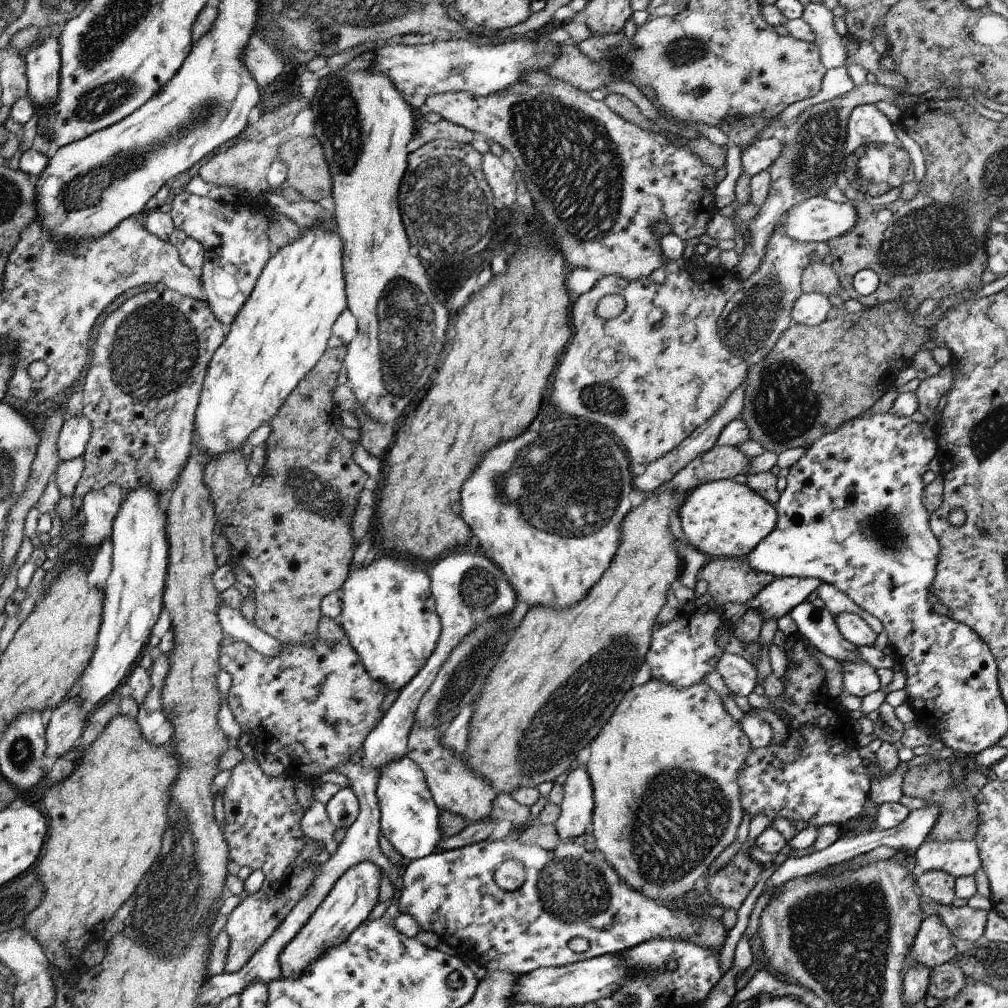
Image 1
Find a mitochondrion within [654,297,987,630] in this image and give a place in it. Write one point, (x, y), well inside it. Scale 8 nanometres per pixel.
(786, 404)

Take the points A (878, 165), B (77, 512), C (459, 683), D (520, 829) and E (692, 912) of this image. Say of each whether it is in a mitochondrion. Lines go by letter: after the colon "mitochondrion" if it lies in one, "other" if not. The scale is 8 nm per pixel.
A: mitochondrion
B: other
C: mitochondrion
D: other
E: other

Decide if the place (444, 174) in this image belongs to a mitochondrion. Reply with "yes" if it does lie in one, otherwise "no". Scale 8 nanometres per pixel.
yes

